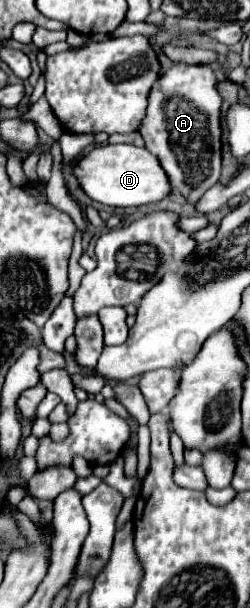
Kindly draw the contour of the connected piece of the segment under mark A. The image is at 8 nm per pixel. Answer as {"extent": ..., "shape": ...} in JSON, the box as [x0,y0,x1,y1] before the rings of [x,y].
{"extent":[139,63,221,205],"shape":[[[175,63],[153,85],[147,115],[139,129],[145,147],[159,159],[171,179],[171,187],[191,205],[195,205],[203,193],[219,181],[221,173],[221,97],[215,83],[217,79],[207,65]]]}

